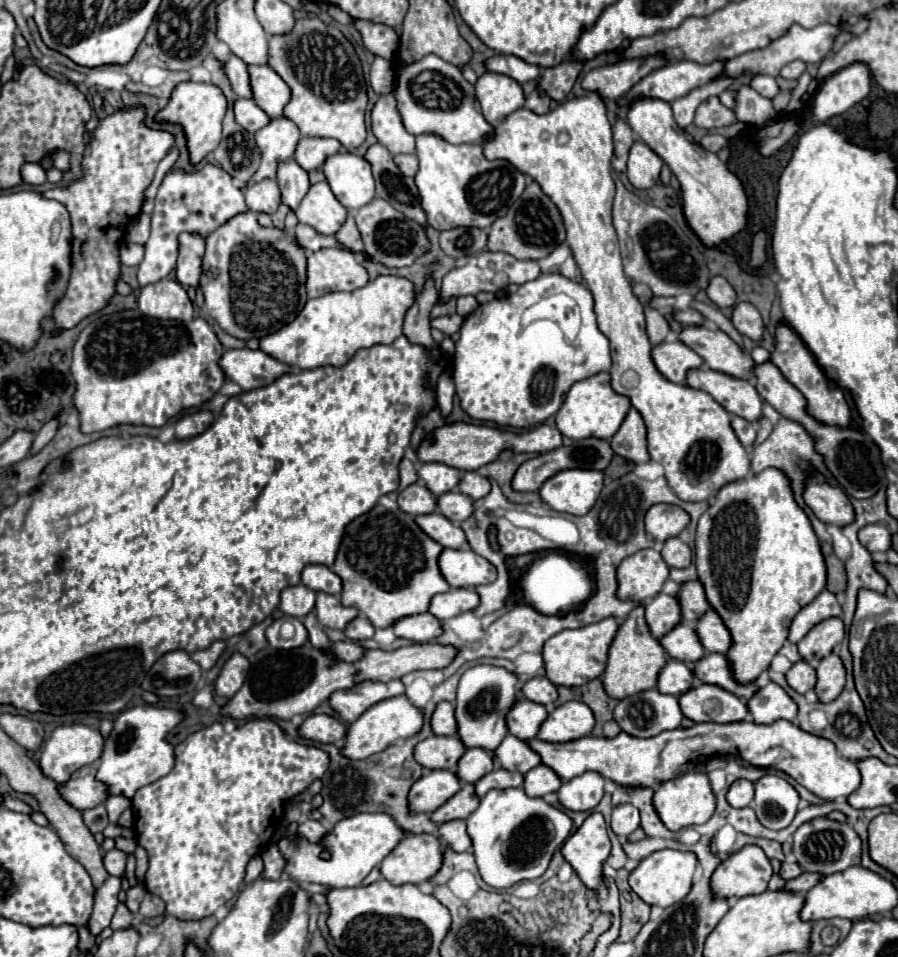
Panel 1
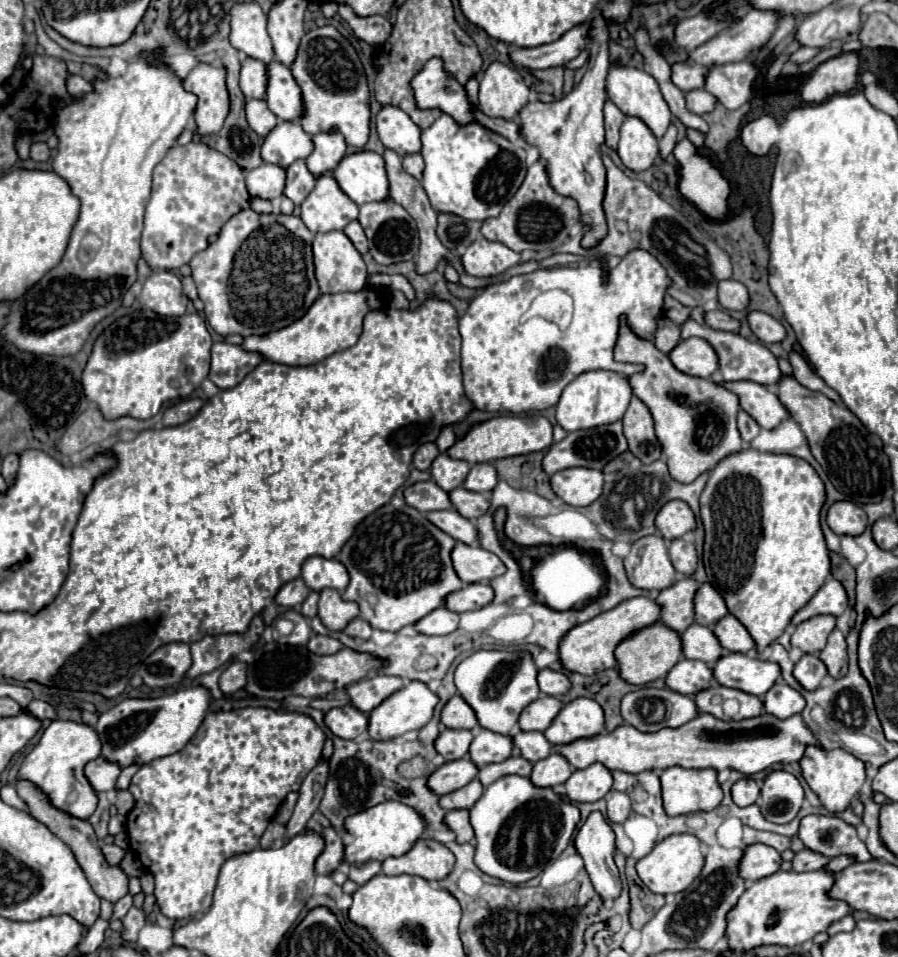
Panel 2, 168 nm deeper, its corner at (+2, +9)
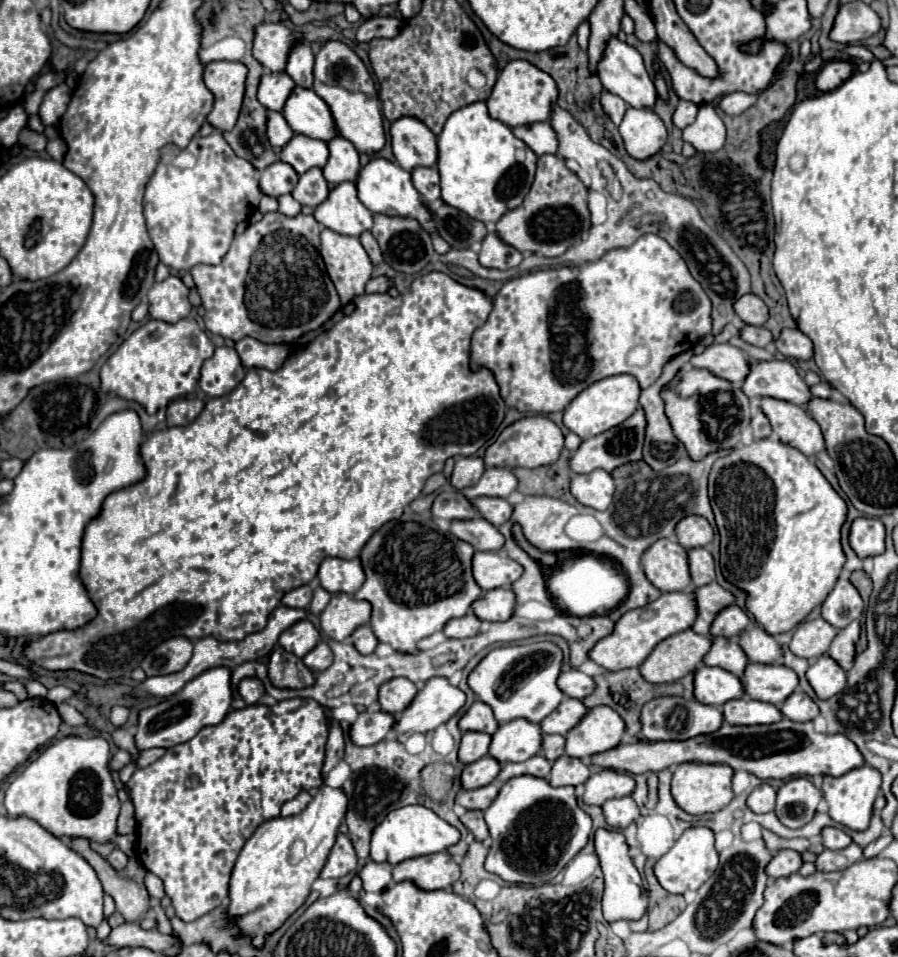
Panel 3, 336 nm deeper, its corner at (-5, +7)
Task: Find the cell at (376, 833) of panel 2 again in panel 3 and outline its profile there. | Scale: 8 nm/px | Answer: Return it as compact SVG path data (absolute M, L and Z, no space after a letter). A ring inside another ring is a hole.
M404 806L398 810L392 810L382 824L374 828L372 834L372 844L370 844L370 856L374 862L388 862L392 866L408 860L408 858L418 858L434 852L448 850L450 846L458 844L460 832L450 826L446 820L436 816L430 808L426 806Z

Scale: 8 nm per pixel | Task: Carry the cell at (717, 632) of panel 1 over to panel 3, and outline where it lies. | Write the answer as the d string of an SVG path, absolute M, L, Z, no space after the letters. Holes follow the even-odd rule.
M750 626L750 630L742 632L738 644L742 646L750 662L774 664L782 658L780 644L774 640L774 636L766 634L766 630L762 630L760 626Z

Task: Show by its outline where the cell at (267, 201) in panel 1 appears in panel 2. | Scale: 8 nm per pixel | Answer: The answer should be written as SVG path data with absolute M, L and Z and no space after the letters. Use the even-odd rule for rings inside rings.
M261 164L247 174L247 190L253 198L271 200L281 196L285 188L285 170L275 164Z

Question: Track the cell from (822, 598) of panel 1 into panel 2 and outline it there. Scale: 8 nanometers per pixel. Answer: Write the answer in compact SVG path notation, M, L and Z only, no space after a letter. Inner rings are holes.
M827 578L825 584L815 592L815 596L793 616L791 624L797 626L803 620L809 620L819 614L831 614L831 616L841 616L847 606L847 594L841 586L839 580Z

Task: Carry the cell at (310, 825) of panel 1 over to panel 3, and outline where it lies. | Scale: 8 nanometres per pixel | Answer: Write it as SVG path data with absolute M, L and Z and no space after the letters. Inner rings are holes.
M338 834L336 844L332 846L328 860L320 872L320 878L338 880L338 878L346 876L350 870L354 870L356 864L358 864L358 858L356 858L356 852L354 852L350 838L346 834Z

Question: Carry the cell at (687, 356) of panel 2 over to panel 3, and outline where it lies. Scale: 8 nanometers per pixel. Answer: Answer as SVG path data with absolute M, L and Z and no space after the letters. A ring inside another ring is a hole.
M710 344L702 354L692 356L690 362L694 368L706 368L738 388L750 372L750 358L732 344Z

